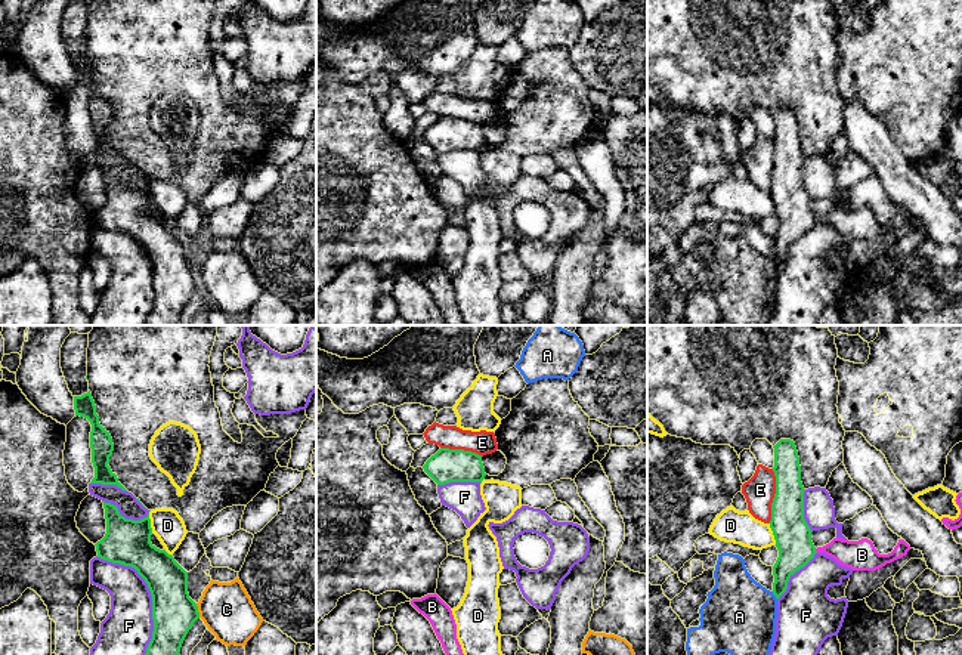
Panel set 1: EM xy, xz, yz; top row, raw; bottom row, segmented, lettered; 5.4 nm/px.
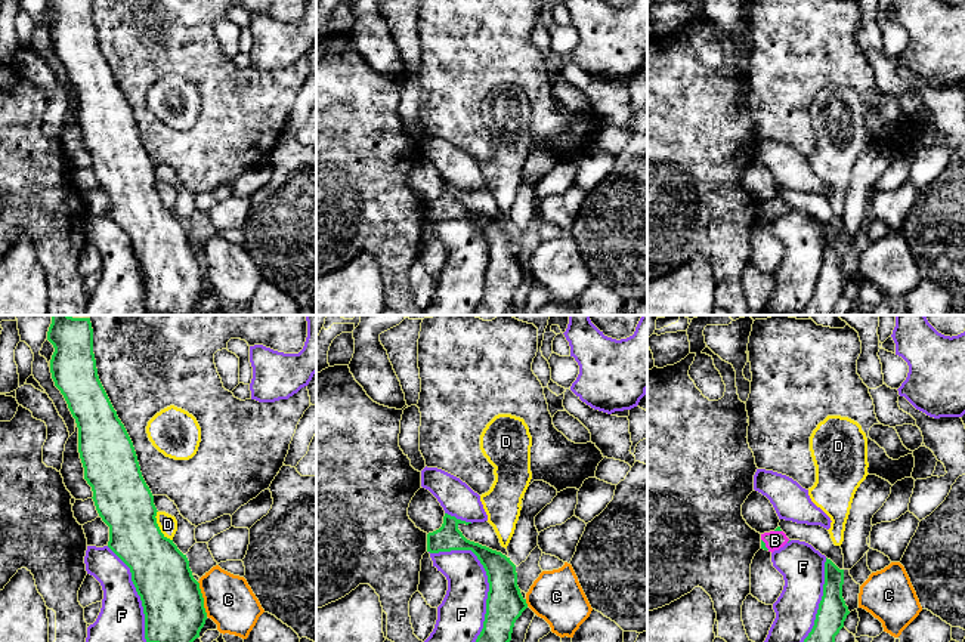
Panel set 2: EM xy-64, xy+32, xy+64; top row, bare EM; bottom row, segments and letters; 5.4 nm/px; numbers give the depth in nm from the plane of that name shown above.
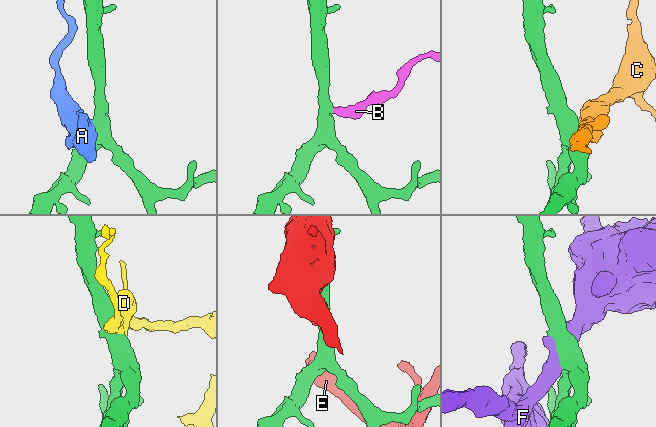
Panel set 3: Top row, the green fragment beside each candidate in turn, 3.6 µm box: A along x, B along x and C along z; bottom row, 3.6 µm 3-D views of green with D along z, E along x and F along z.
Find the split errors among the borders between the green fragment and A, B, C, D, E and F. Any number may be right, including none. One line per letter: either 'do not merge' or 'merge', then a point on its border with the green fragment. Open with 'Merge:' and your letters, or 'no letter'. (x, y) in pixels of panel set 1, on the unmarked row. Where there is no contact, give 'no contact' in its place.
Merge: B
A: do not merge | yz (775, 263)
B: merge | yz (814, 219)
C: do not merge | xy (197, 280)
D: do not merge | xy (149, 189)
E: do not merge | yz (775, 164)
F: do not merge | xy (151, 262)

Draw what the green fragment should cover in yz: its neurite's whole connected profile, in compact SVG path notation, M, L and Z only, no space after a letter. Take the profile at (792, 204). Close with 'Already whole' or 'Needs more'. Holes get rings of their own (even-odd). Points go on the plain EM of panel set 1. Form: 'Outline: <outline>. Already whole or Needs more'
Outline: M780 108L774 115L776 163L771 172L770 197L779 226L773 235L773 263L779 268L788 257L789 247L804 237L816 222L833 226L839 234L853 240L876 240L907 223L910 214L898 208L894 219L879 223L867 207L848 210L833 207L823 216L814 216L811 198L804 188L804 155L795 111Z. Needs more

